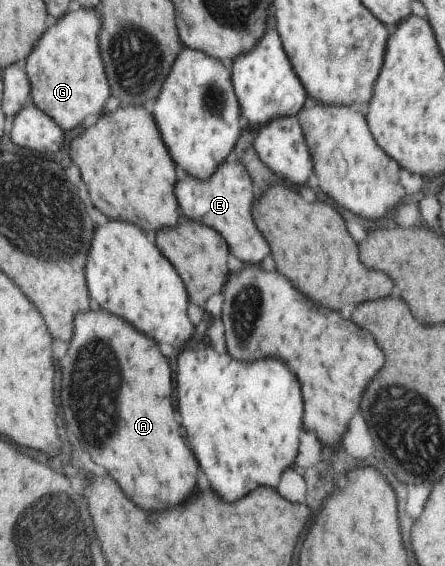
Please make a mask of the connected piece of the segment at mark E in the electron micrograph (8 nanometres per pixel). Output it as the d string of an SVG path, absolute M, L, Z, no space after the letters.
M224 164L209 181L187 174L183 181L178 182L177 197L182 202L184 214L221 232L235 256L248 264L262 264L272 250L254 220L254 183L244 164Z

